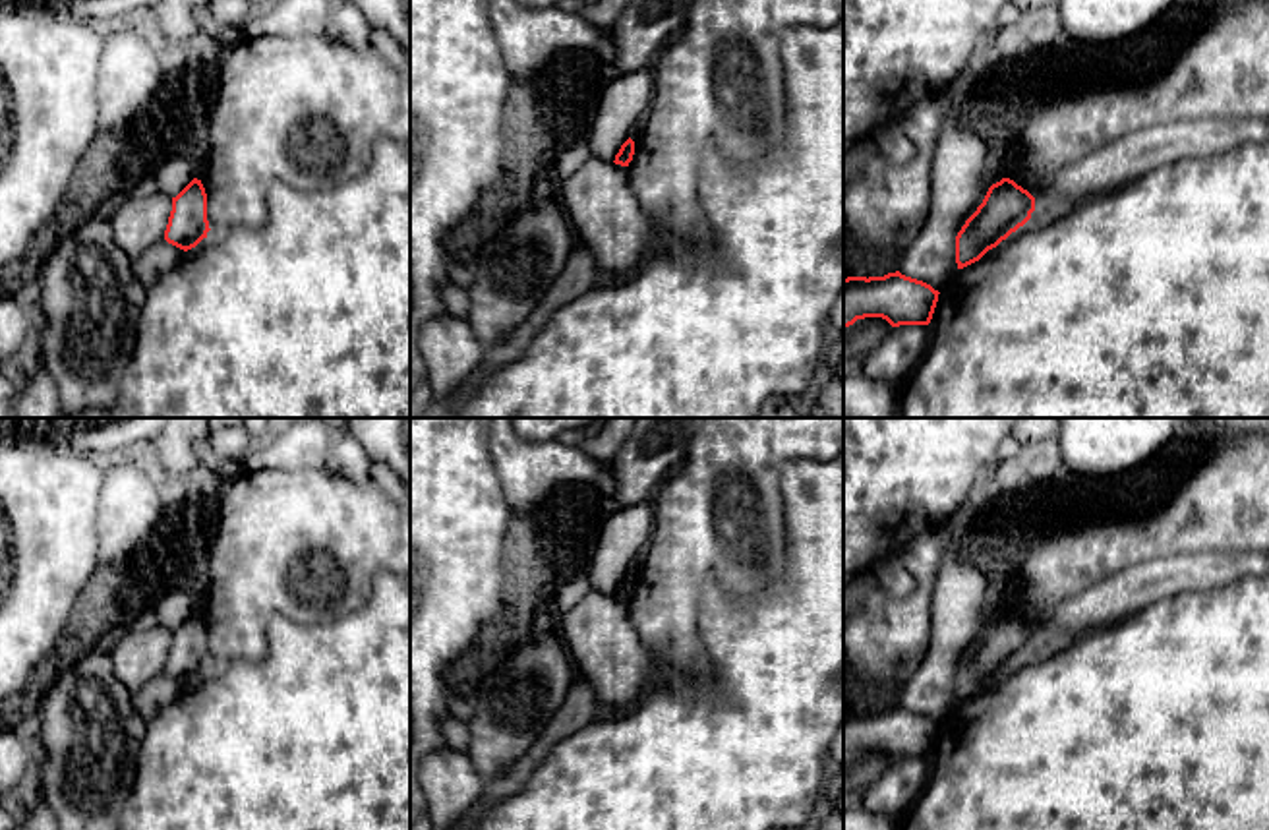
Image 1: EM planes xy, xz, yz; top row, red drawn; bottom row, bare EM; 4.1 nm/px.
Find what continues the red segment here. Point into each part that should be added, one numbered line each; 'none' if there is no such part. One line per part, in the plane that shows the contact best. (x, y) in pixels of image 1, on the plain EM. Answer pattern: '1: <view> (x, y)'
none

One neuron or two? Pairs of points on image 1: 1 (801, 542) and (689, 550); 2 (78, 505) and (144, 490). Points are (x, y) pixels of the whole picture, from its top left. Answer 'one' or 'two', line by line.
1: two
2: two

